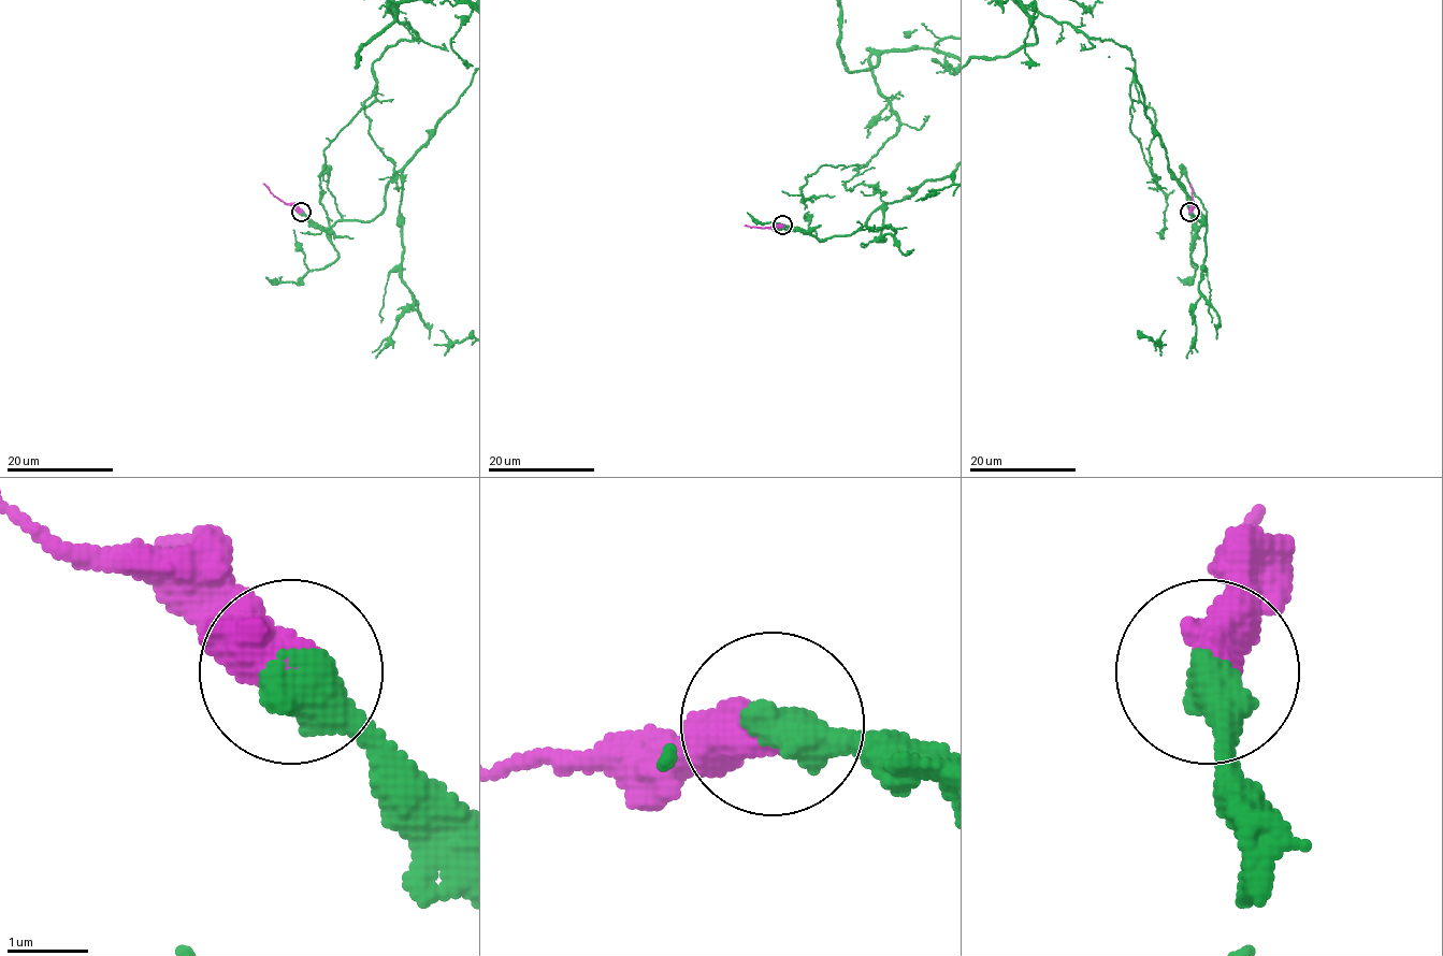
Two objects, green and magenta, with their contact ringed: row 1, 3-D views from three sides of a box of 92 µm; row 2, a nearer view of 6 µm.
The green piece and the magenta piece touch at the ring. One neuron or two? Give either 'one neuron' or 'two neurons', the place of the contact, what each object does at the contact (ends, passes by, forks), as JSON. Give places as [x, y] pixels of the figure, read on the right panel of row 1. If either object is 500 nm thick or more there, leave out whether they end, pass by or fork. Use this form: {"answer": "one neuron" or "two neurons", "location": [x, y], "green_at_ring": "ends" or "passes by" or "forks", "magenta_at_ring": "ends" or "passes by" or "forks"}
{"answer": "one neuron", "location": [1189, 212]}

